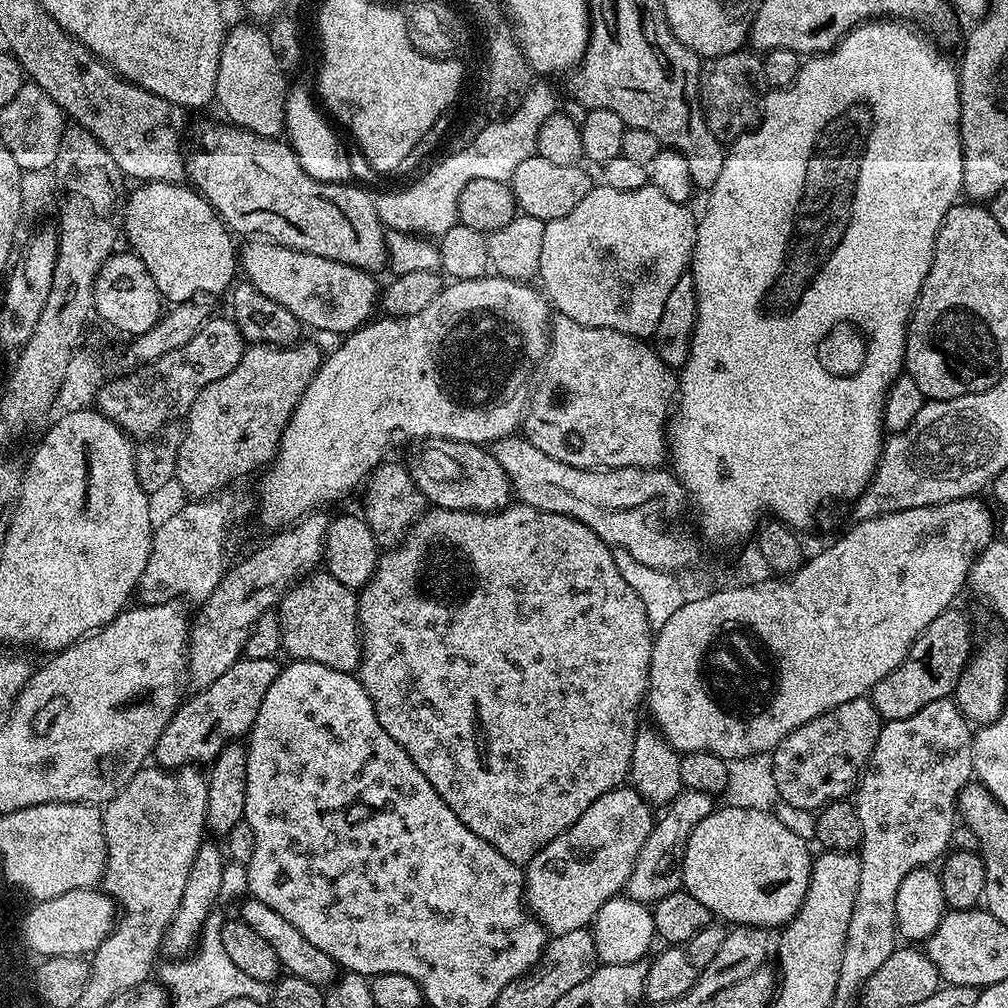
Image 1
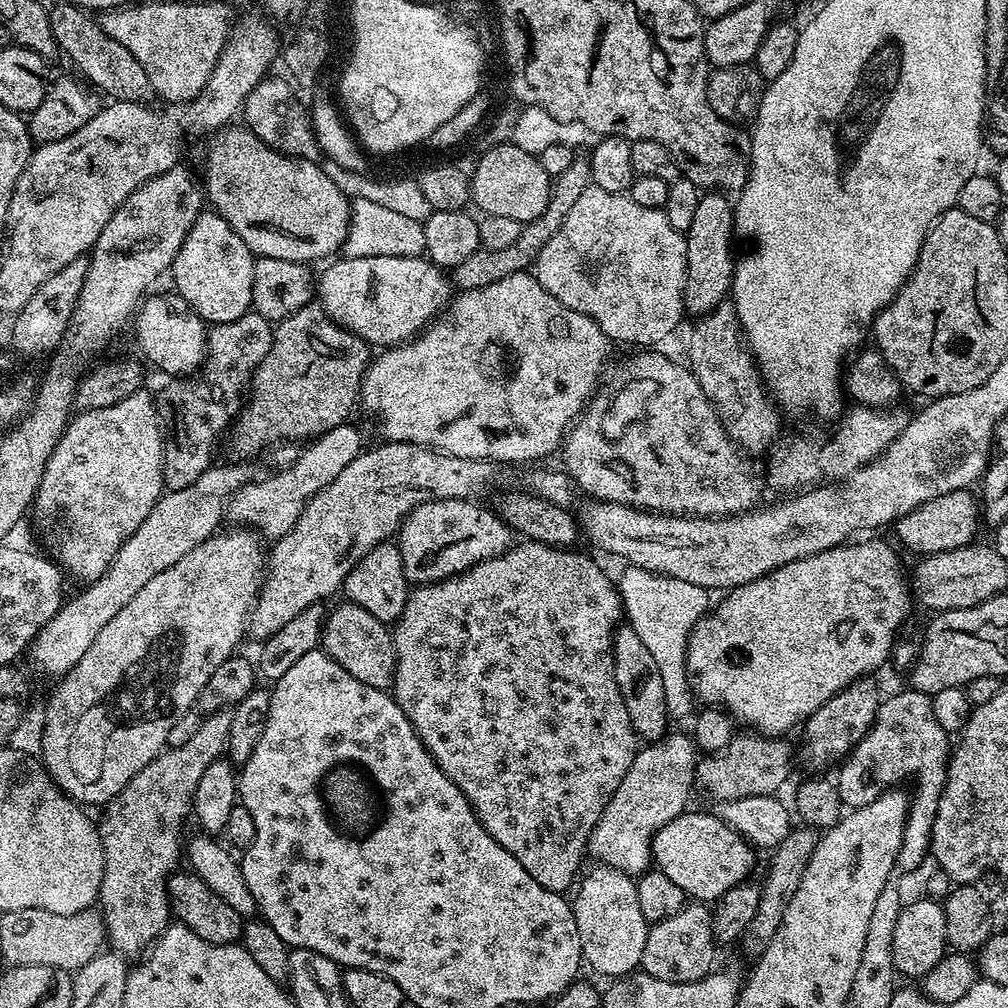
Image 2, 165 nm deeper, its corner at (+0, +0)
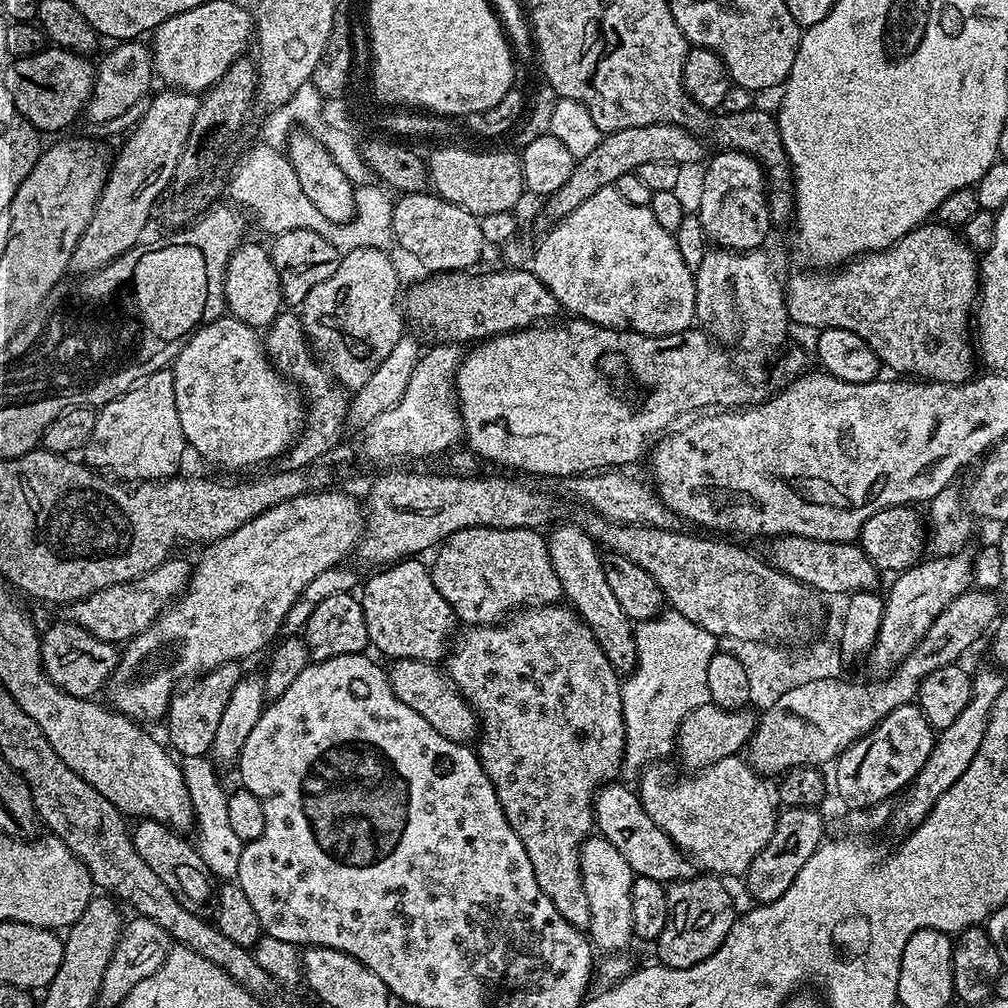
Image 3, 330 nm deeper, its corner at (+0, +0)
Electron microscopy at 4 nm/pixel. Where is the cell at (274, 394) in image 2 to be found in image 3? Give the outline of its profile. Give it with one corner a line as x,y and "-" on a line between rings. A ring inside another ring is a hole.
356,248
343,253
338,270
326,282
318,282
298,305
300,322
313,353
327,365
336,383
348,390
364,385
370,374
390,358
390,350
406,332
400,276
387,255
382,248

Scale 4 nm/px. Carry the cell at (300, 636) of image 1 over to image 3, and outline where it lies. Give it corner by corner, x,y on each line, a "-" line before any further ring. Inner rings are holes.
426,660
391,661
387,669
388,685
402,702
406,702
406,706
410,706
410,710
414,710
414,714
422,714
422,718
426,718
426,722
430,722
430,726
442,734
442,738
468,744
471,736
473,739
478,732
476,713
464,701
464,695
457,690
455,684
436,667
435,663

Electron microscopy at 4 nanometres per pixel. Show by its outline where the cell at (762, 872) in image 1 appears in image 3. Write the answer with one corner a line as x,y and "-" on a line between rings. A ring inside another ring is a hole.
609,782
596,789
596,799
592,802
592,814
594,817
594,828
599,835
604,836
626,858
626,862
632,867
636,876
654,878
661,882
675,882
677,880
688,880
694,875
694,864
686,855
684,849
680,848
670,837
662,831
656,823
646,814
639,795
632,792
621,782

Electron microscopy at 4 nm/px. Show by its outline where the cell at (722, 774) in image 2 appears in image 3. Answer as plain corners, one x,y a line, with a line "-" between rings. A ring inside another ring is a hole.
969,590
954,598
954,602
950,602
950,606
946,606
938,614
938,618
934,618
930,630
920,639
914,651
905,660
900,661
891,672
877,679
880,680
877,684
847,684
846,679
839,678
808,682
796,689
787,690
786,694
782,694
772,706
759,713
756,729
752,731
752,738
746,745
746,756
752,767
765,777
772,775
775,777
777,774
788,772
791,768
824,766
827,760
835,761
853,742
866,735
882,718
886,718
890,710
913,703
917,699
920,683
924,681
926,674
947,664
957,663
961,659
959,656
988,627
988,631
993,627
998,616
996,600
998,601
997,593
992,590

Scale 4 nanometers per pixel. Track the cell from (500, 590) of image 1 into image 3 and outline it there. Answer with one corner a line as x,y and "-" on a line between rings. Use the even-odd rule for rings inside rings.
560,602
525,606
513,611
503,622
468,626
463,631
460,637
455,637
447,653
446,676
476,713
480,765
498,794
506,822
510,822
514,834
526,846
542,894
554,902
554,910
570,926
587,929
590,906
580,877
579,847
594,832
592,802
596,799
596,789
615,781
619,777
616,775
622,772
621,677
606,654
602,654
594,634
579,614

